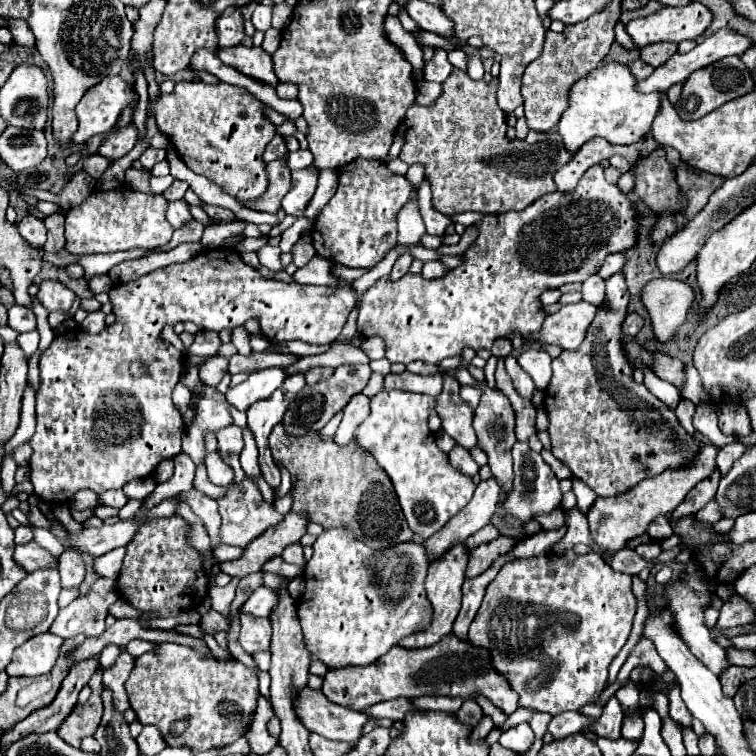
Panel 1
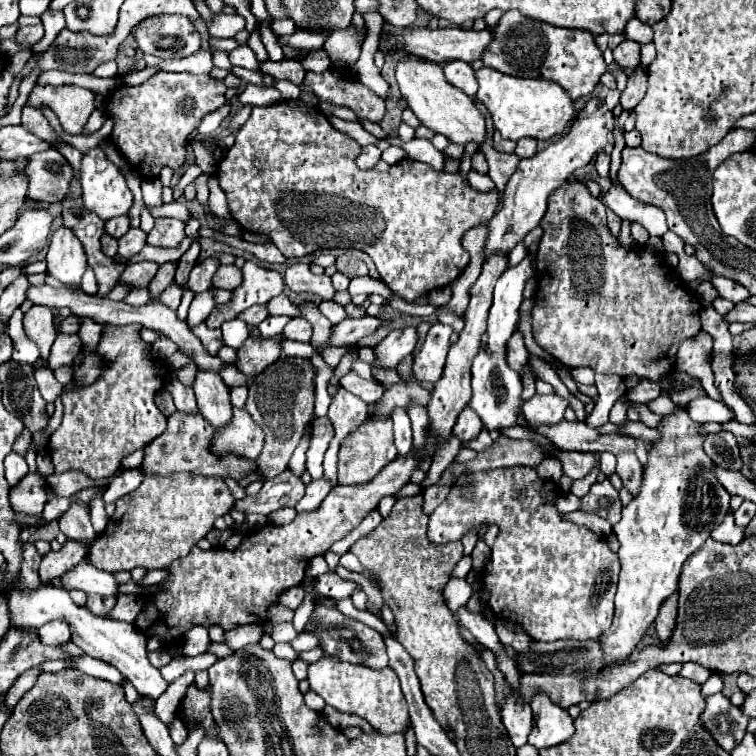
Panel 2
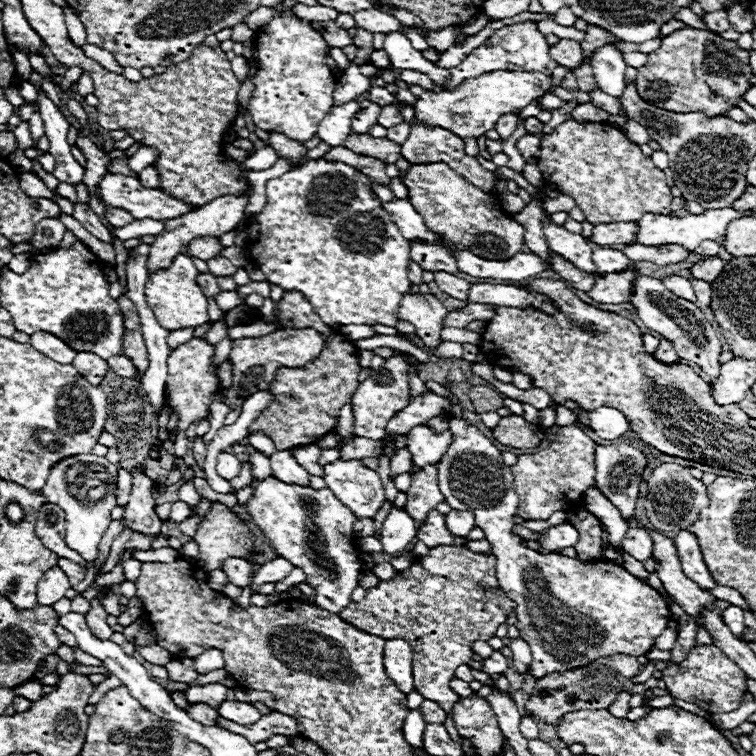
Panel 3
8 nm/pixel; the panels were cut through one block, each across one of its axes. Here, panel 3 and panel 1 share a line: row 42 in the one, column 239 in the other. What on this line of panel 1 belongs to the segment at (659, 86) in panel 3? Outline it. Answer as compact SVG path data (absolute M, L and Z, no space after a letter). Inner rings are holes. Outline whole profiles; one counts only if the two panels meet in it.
M162 642L154 650L136 658L134 670L126 682L126 692L130 706L142 724L154 724L168 746L186 746L194 752L222 748L244 736L254 718L256 702L260 696L256 670L244 666L238 660L220 662L212 654L202 656L192 646L172 642Z

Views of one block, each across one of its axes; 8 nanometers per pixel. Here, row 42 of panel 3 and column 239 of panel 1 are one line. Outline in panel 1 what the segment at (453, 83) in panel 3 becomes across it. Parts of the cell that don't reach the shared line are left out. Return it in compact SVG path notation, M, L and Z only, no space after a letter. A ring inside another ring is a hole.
M244 478L240 484L232 482L216 502L218 502L218 514L222 516L220 542L230 544L230 546L244 548L248 542L252 542L264 530L268 530L268 526L276 526L284 518L282 514L278 514L278 510L274 506L264 502L258 484L252 478Z

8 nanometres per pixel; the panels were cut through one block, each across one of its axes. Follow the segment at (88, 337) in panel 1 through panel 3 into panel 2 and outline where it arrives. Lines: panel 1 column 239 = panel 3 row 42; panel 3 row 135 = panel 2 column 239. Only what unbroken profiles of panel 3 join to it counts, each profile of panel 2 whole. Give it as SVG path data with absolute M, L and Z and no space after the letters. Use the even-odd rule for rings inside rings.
M254 262L242 266L242 284L232 290L232 300L226 304L216 304L206 318L208 328L220 328L226 320L238 318L246 308L254 304L266 304L270 298L282 294L284 280L276 270L262 268Z

